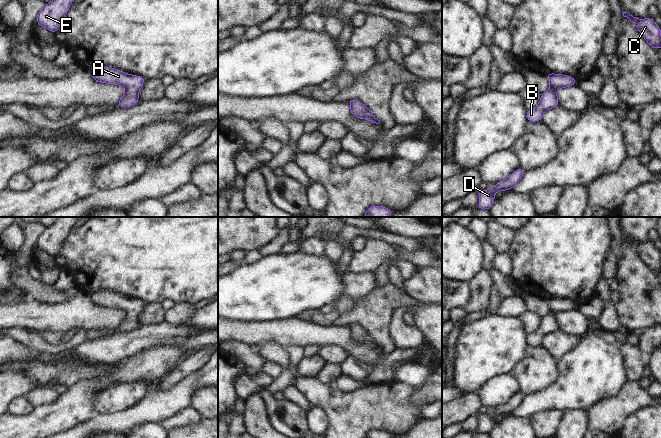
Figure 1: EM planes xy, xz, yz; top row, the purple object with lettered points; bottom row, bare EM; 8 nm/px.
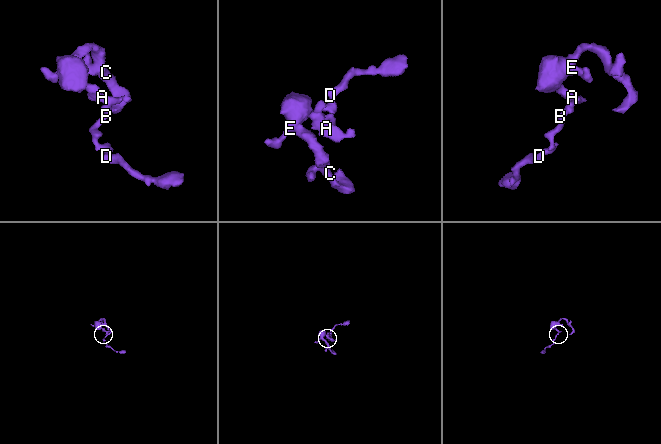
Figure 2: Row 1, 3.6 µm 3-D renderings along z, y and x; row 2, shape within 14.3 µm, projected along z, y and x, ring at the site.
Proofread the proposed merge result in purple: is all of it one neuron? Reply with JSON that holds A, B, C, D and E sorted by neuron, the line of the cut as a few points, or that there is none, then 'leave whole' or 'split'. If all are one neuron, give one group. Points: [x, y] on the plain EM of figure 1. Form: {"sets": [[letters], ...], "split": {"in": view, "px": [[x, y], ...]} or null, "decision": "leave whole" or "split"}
{"sets": [["A", "B", "C", "D", "E"]], "split": null, "decision": "leave whole"}

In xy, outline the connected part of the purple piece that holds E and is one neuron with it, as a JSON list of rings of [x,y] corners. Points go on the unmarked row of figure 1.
[[[58,217],[57,220],[45,228],[39,235],[35,244],[40,251],[44,251],[52,257],[56,257],[61,246],[69,235],[71,227],[78,224],[75,217]]]

